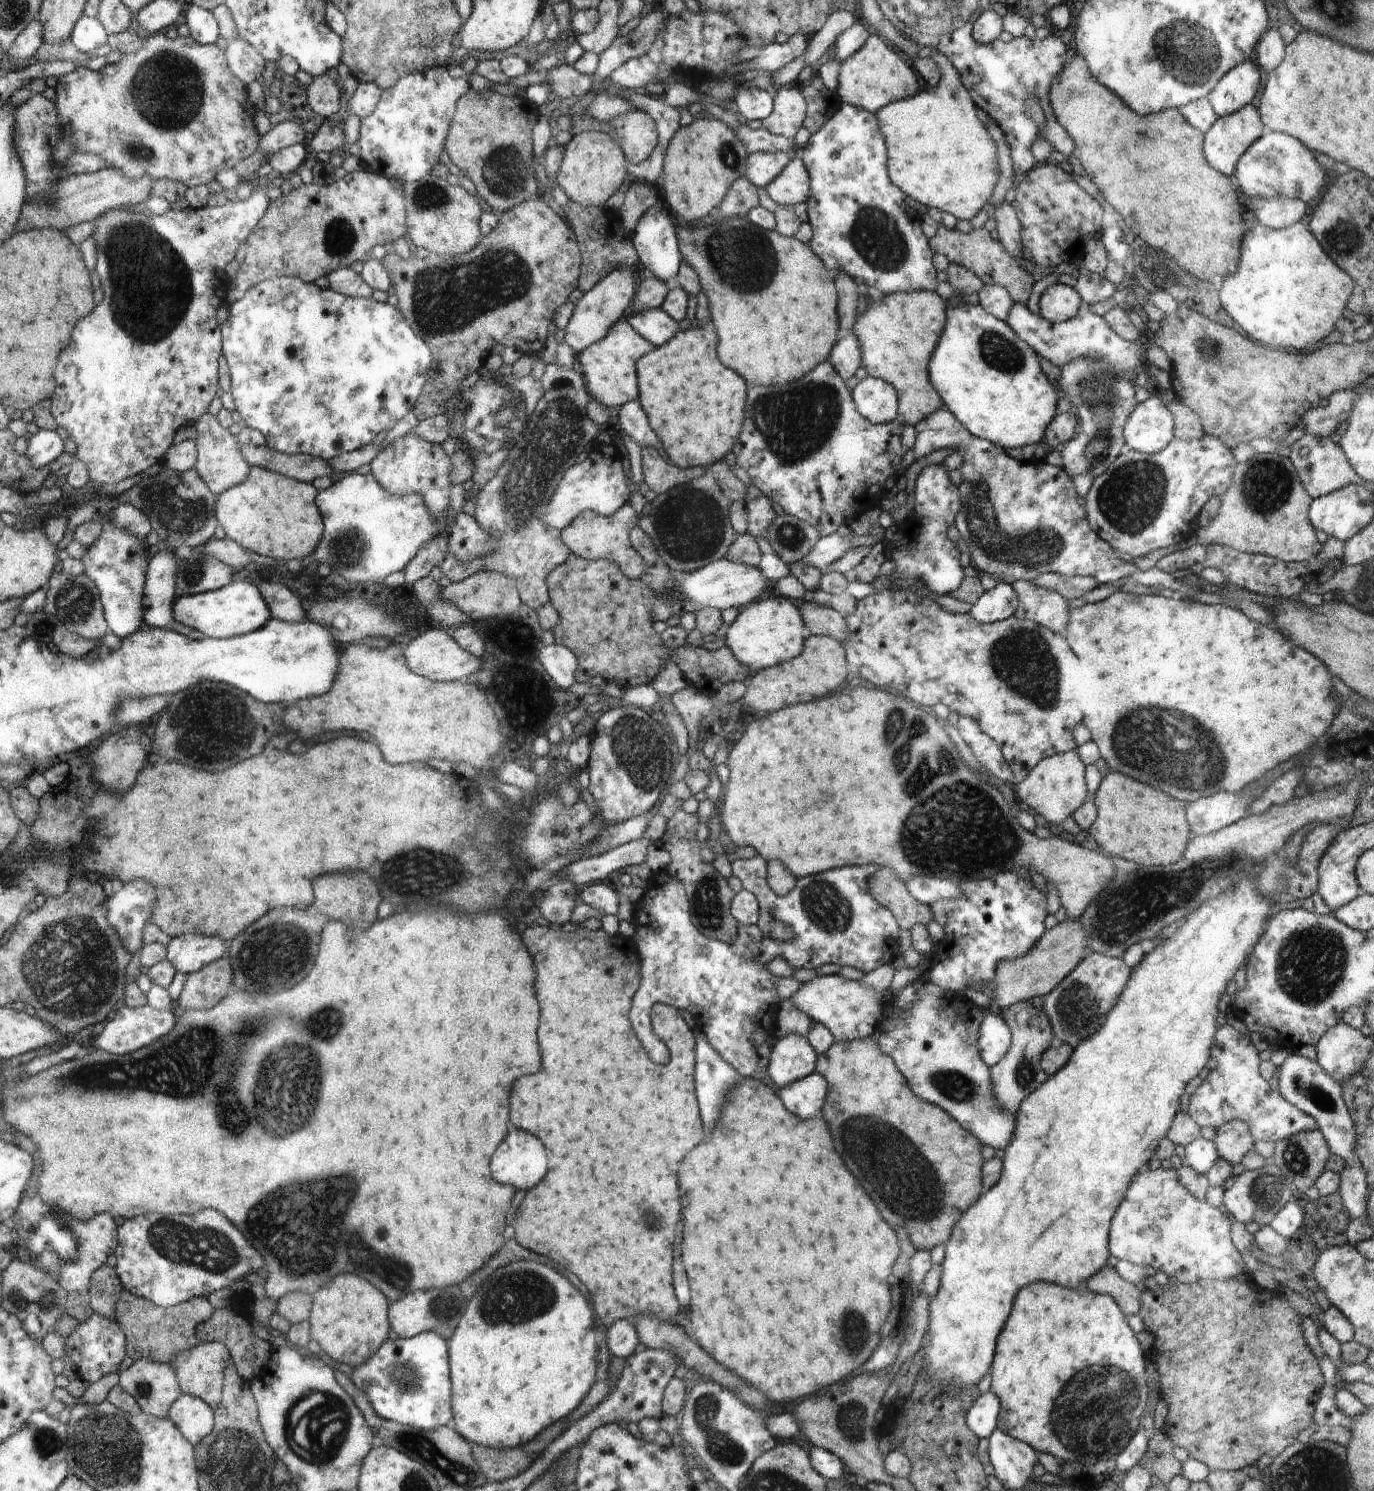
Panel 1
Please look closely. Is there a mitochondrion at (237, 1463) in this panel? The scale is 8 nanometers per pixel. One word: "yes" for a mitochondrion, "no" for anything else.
yes

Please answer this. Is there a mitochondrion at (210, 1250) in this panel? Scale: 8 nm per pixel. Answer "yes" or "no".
yes

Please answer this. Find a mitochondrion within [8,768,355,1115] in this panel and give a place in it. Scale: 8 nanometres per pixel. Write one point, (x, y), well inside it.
(69, 962)

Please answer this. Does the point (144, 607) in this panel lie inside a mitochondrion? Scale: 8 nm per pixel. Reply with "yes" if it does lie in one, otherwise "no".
no

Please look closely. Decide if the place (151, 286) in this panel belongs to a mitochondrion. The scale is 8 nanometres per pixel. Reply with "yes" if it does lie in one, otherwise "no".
yes

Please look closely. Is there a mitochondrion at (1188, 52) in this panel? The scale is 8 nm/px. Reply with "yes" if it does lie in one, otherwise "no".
yes

